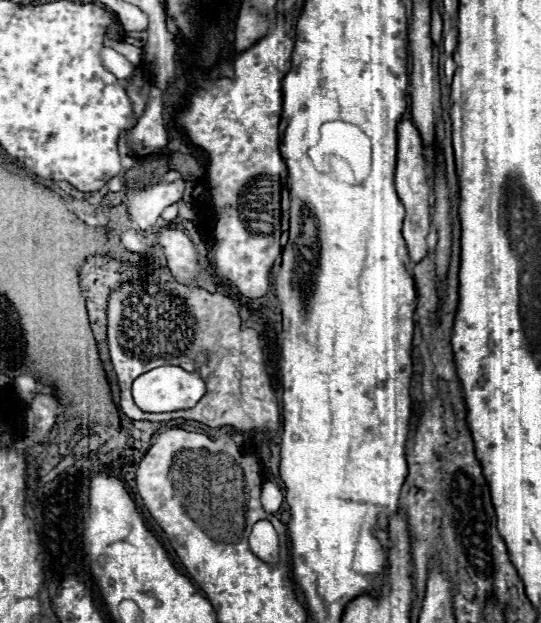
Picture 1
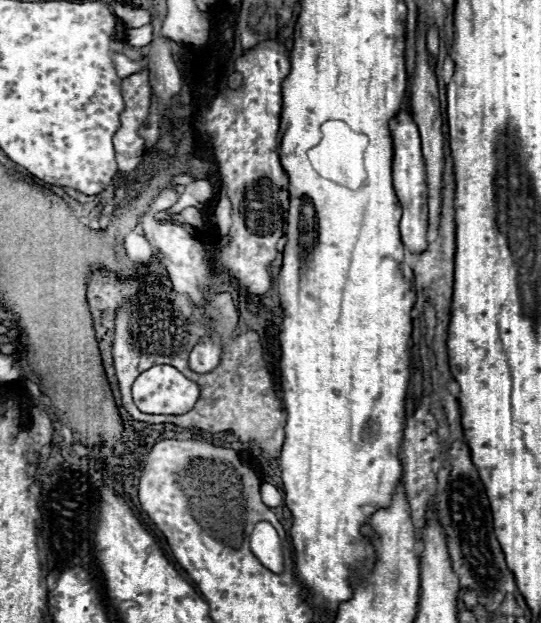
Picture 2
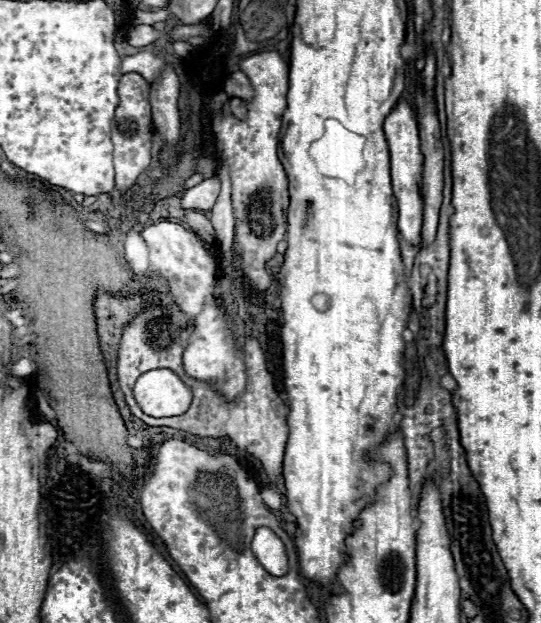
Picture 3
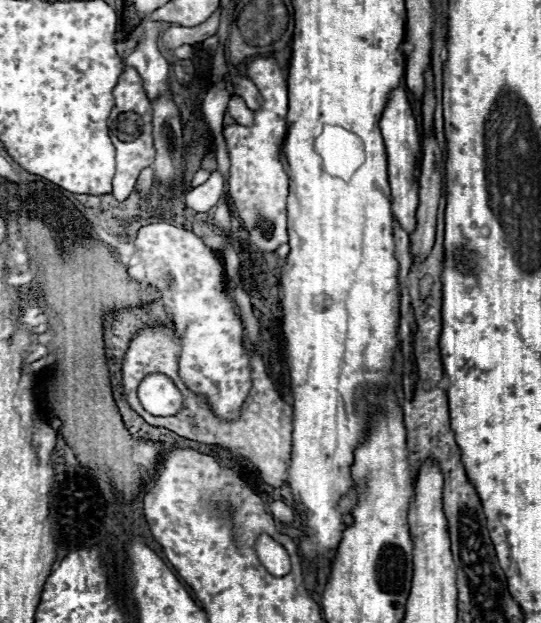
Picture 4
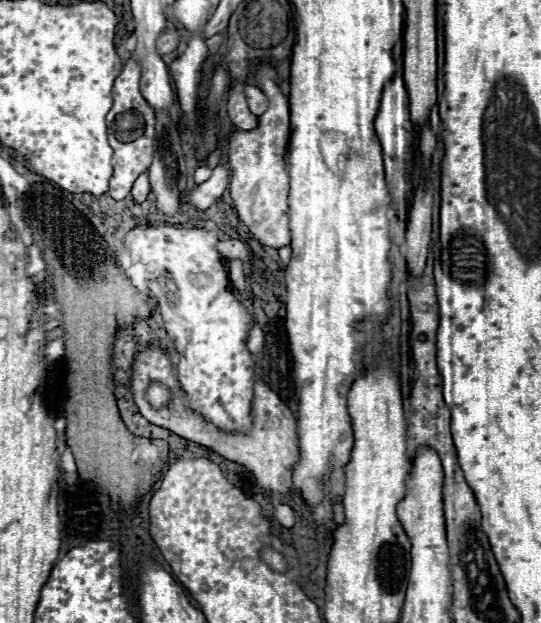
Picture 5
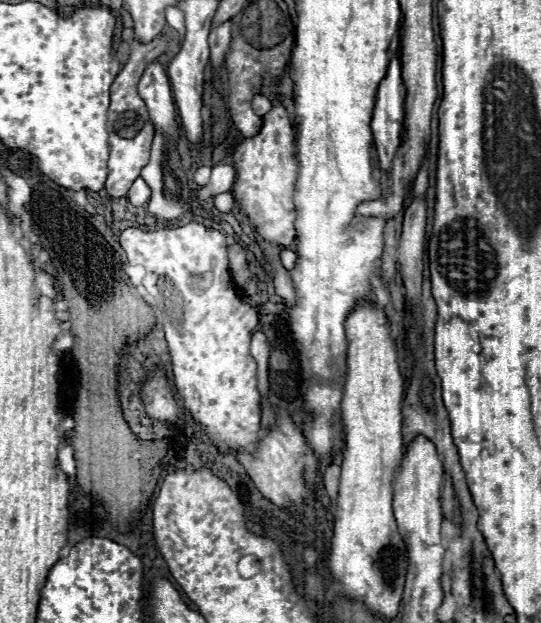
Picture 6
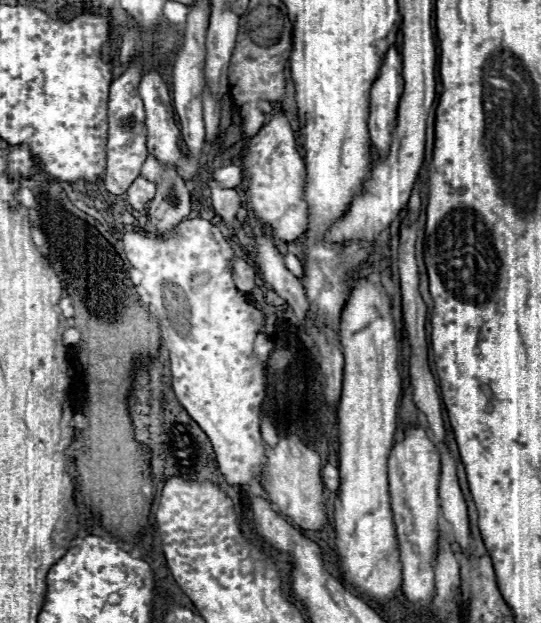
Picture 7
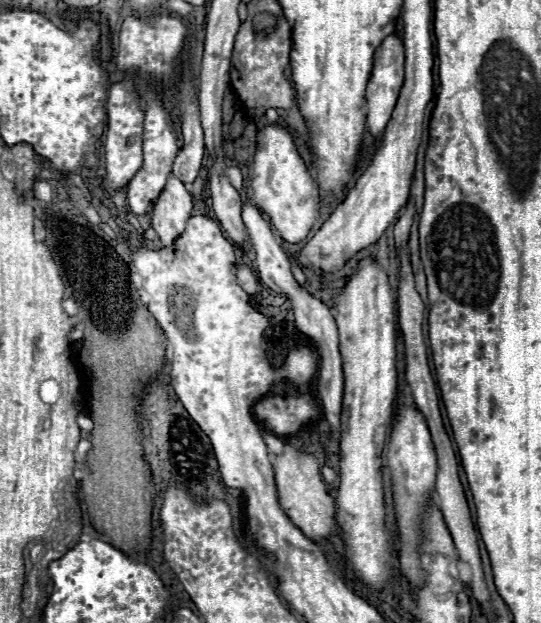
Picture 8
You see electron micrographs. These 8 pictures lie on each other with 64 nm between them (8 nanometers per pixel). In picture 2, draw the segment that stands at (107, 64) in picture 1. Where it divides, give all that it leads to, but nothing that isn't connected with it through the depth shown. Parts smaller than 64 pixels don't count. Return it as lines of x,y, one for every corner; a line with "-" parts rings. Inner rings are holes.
146,58
138,60
138,62
134,62
134,60
112,60
112,62
114,62
114,68
116,68
116,72
118,72
120,78
128,78
128,74
140,72
140,70
144,70
146,64
148,64

